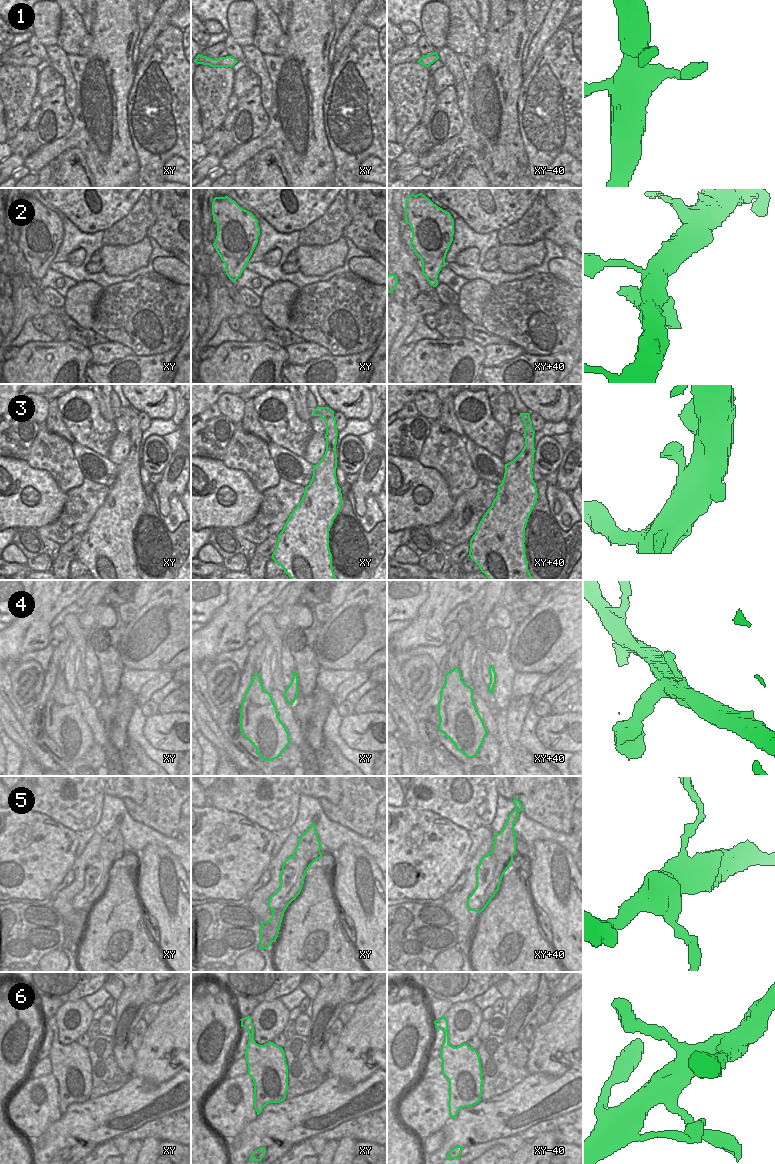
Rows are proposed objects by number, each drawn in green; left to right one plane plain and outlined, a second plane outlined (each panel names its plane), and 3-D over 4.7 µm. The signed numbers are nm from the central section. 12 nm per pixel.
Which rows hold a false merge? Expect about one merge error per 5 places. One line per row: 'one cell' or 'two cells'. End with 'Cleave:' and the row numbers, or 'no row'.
1: one cell
2: one cell
3: one cell
4: one cell
5: two cells
6: one cell
Cleave: 5

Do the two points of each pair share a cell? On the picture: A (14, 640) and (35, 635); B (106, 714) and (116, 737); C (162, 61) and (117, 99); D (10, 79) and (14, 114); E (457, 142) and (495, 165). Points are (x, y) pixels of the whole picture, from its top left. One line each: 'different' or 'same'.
A: same
B: different
C: different
D: same
E: same

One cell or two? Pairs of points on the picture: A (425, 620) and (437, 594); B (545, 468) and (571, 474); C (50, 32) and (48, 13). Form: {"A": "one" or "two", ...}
{"A": "one", "B": "two", "C": "one"}

